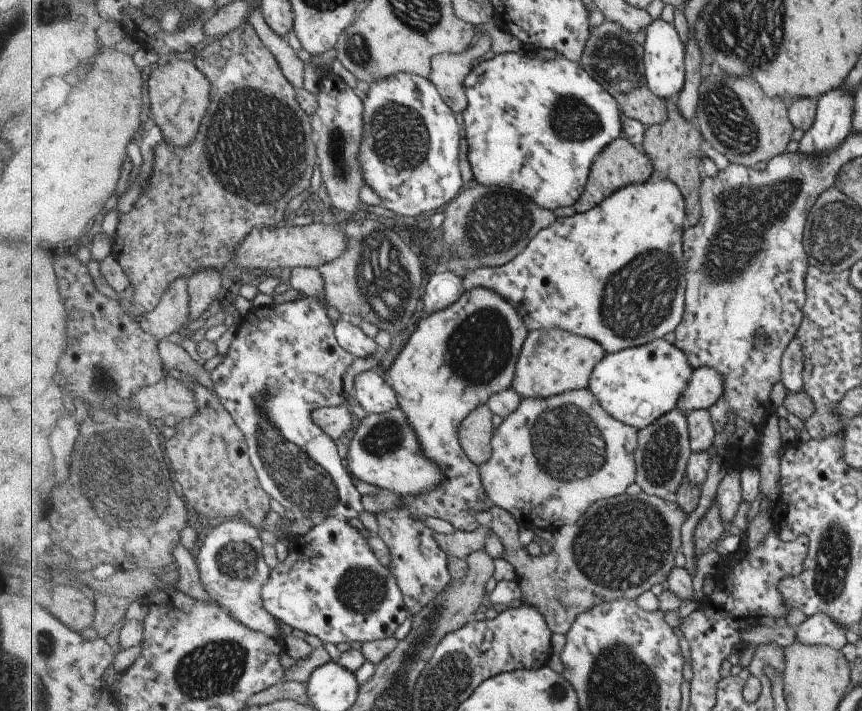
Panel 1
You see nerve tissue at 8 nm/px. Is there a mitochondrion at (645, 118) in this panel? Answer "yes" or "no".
no

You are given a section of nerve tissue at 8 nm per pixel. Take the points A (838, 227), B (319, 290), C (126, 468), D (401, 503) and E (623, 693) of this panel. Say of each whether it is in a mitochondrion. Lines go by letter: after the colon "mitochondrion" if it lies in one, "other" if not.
A: mitochondrion
B: other
C: mitochondrion
D: other
E: mitochondrion

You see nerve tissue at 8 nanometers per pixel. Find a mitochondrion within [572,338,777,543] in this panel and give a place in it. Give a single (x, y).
(661, 454)

